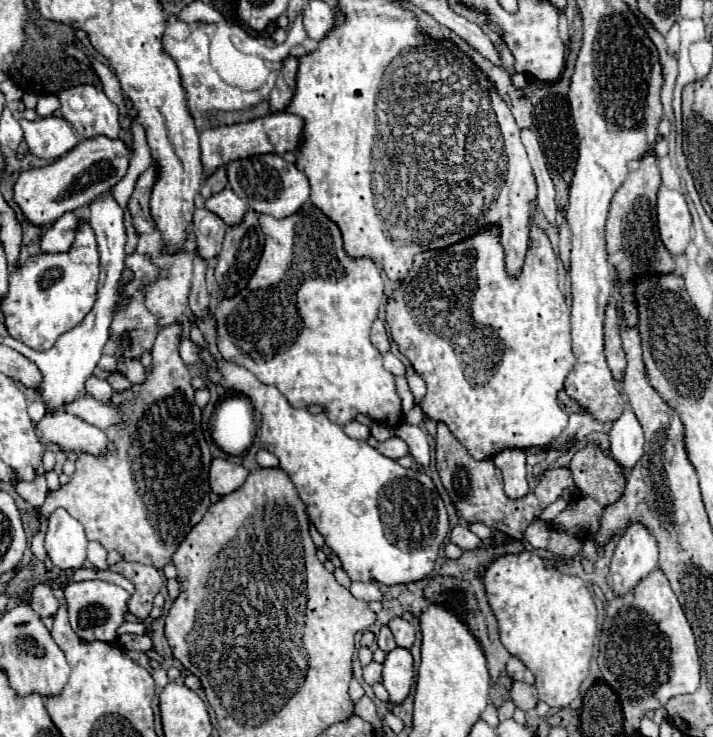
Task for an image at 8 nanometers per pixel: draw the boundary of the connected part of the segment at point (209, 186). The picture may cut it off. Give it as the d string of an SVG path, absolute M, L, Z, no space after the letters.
M219 168L215 174L211 174L211 176L203 182L201 196L203 196L203 198L209 198L209 196L221 192L225 186L227 186L227 170L225 170L225 168Z

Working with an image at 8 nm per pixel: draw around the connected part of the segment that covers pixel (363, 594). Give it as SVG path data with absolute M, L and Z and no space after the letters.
M353 582L349 592L357 598L357 600L365 600L365 602L371 602L371 600L381 600L381 590L375 582Z

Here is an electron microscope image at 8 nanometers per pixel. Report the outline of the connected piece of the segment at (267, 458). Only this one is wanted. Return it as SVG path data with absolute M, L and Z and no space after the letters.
M259 450L257 452L257 464L261 468L279 468L279 460L271 452L267 452L267 450Z

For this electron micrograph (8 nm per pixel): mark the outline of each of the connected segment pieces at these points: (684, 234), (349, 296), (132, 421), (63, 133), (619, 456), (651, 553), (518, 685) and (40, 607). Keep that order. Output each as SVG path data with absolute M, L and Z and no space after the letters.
M661 186L657 194L657 226L665 248L673 256L685 252L691 238L691 224L685 196L679 190Z
M311 202L295 212L295 216L283 220L259 214L259 224L265 234L265 248L255 276L251 276L239 296L221 300L215 312L217 346L223 360L247 368L261 382L275 384L293 408L307 408L311 404L325 406L329 420L339 426L351 422L355 414L365 414L389 428L399 426L403 412L395 378L383 368L381 354L369 340L369 328L383 300L383 280L377 264L367 258L347 258L337 224L327 220Z
M173 324L159 332L151 348L153 364L151 370L145 372L147 376L145 382L133 384L129 390L113 392L111 404L121 414L121 422L105 430L109 438L107 452L99 456L81 452L75 460L75 472L71 480L61 488L49 492L43 506L33 508L35 516L41 514L47 520L53 514L53 510L65 508L69 516L73 516L83 524L87 540L101 542L105 550L117 550L127 562L149 564L155 566L157 570L165 568L171 562L179 544L185 540L185 528L189 534L211 504L209 490L211 454L201 430L201 410L193 400L195 390L191 388L191 374L177 350L179 332L181 332L179 324Z
M47 116L35 122L19 120L19 123L25 132L25 142L29 146L29 152L39 158L45 160L61 158L79 144L79 136L67 124L65 118Z
M627 408L619 416L619 420L613 422L613 428L609 432L611 438L611 456L613 460L625 468L631 470L643 456L643 430L637 422L635 414Z
M631 522L619 538L611 560L611 572L607 580L615 594L621 596L629 592L641 578L657 568L657 558L659 548L651 530L641 522Z
M513 682L511 690L509 690L509 696L513 700L513 704L525 712L533 710L535 704L537 704L537 690L535 686L529 686L529 684L523 684L523 682Z
M37 582L31 586L31 608L39 616L53 616L59 608L59 602L53 596L53 590L49 584Z

